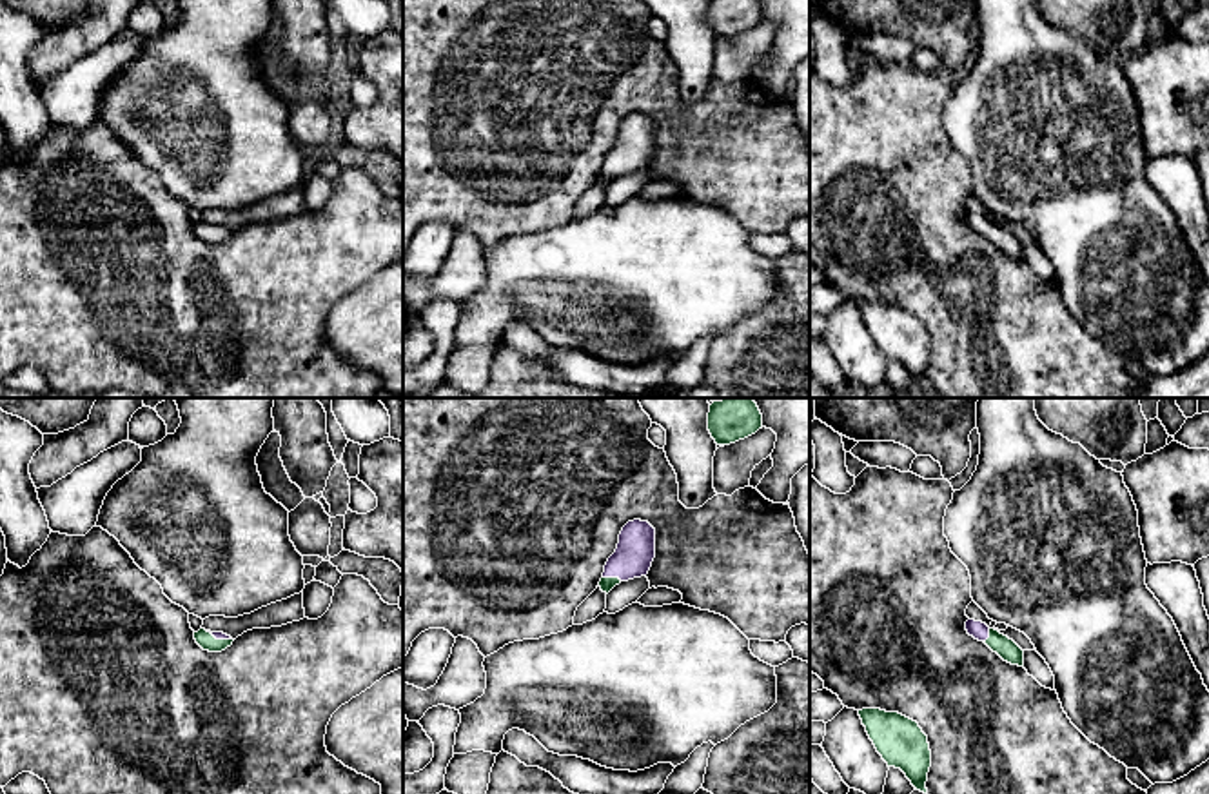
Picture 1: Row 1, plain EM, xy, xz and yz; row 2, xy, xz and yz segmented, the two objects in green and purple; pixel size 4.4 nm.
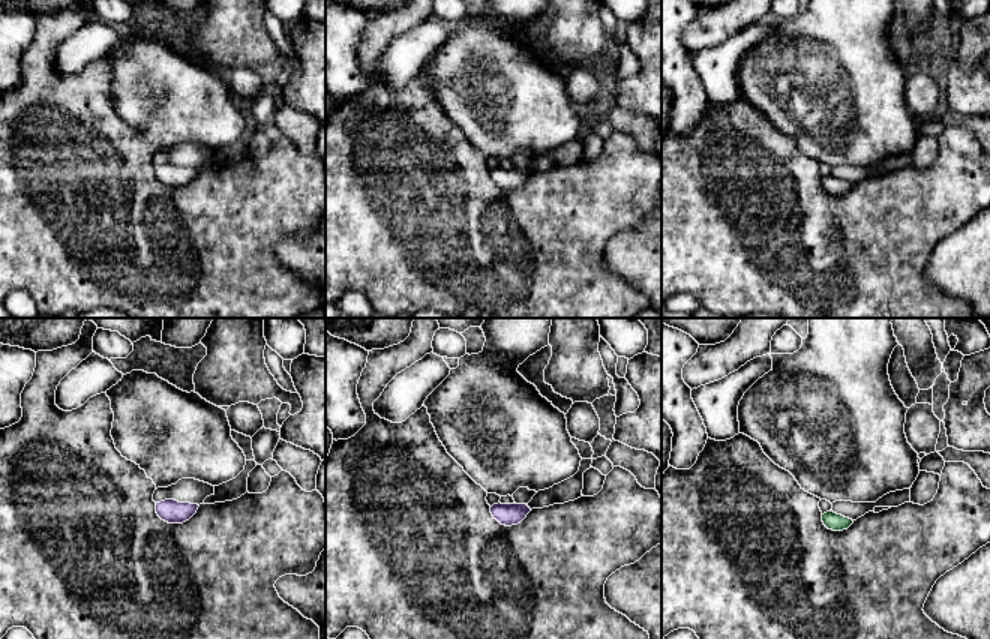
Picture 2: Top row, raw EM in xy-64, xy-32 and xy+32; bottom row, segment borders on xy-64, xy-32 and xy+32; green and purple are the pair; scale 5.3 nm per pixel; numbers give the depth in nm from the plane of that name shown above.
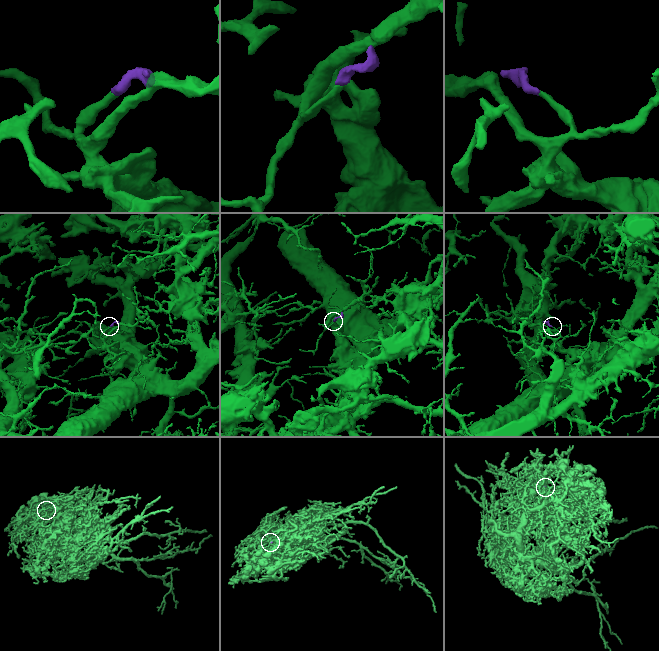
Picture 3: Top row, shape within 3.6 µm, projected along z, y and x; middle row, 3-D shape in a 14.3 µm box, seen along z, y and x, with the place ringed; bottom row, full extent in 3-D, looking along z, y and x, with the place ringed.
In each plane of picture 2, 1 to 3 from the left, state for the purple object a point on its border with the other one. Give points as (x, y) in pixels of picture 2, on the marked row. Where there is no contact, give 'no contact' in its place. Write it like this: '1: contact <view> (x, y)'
1: no contact
2: no contact
3: no contact

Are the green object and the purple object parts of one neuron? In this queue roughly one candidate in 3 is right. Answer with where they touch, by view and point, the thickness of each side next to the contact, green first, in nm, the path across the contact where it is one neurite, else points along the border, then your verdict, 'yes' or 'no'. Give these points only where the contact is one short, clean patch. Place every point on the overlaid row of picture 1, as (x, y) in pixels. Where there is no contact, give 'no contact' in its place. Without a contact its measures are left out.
meets green in xz at (612, 578); 60 nm thick on the green side, 170 nm on the other; runs through xz (607, 584), (612, 578), (636, 549); yes

